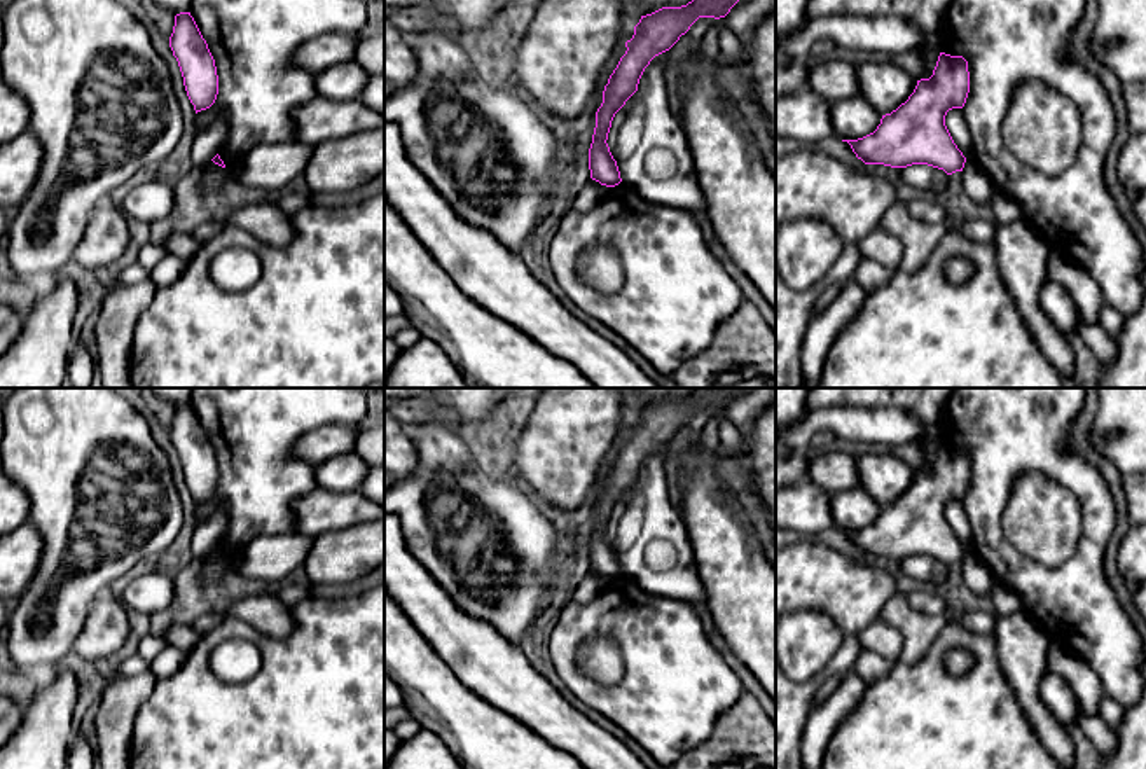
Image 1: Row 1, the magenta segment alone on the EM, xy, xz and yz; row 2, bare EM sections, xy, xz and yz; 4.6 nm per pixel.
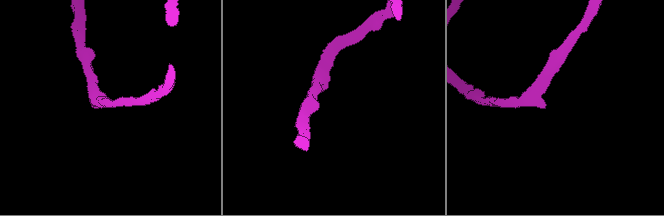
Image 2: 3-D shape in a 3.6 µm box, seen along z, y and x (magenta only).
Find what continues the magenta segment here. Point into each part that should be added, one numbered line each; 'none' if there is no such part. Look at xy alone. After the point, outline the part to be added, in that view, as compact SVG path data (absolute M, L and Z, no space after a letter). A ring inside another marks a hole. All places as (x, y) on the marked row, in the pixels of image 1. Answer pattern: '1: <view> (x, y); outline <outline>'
none

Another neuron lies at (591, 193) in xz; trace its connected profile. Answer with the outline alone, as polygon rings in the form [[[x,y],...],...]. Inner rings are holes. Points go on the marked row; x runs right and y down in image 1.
[[[589,180],[578,192],[571,211],[583,213],[589,211],[601,199],[601,184]]]

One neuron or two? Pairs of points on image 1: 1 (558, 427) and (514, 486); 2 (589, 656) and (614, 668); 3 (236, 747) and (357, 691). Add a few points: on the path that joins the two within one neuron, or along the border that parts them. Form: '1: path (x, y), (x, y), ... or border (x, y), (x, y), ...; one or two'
1: border (512, 471), (547, 507); two
2: path (594, 656), (608, 666); one
3: path (266, 747), (290, 747), (327, 710); one

